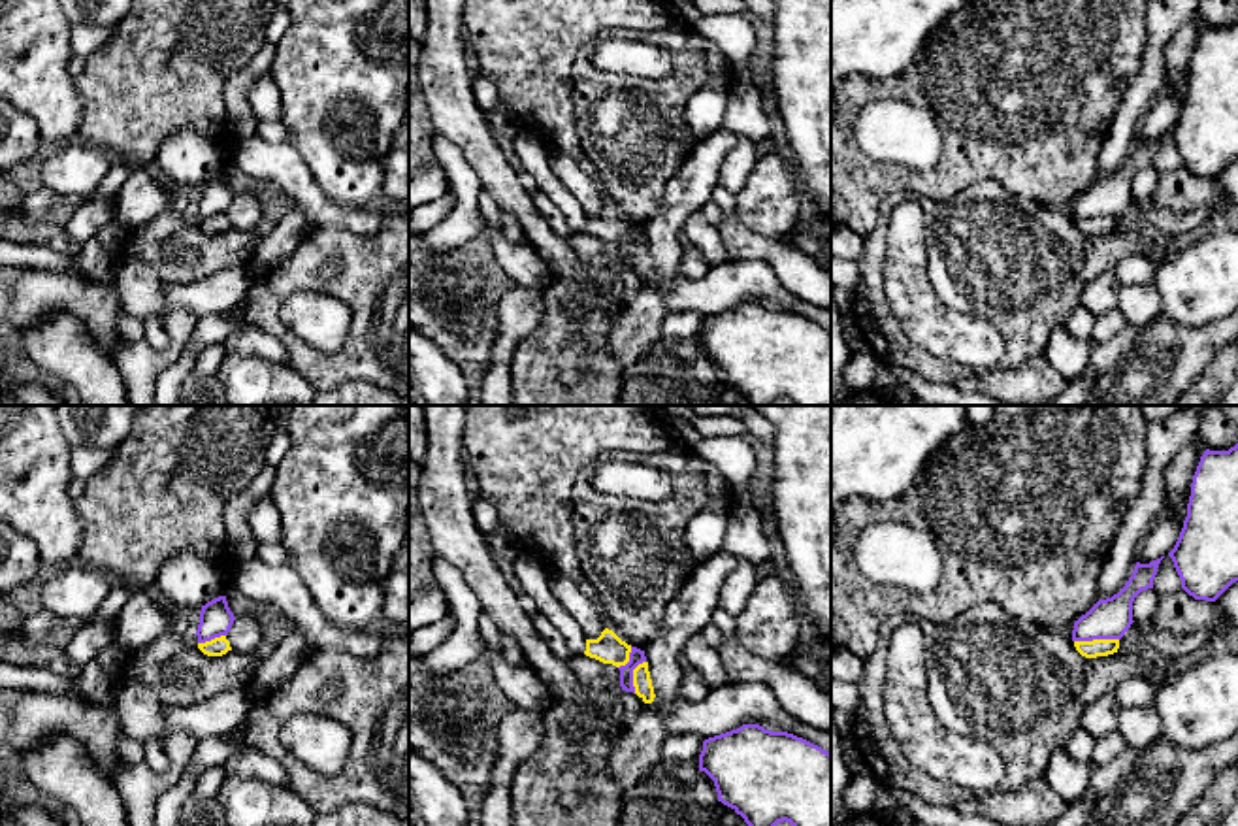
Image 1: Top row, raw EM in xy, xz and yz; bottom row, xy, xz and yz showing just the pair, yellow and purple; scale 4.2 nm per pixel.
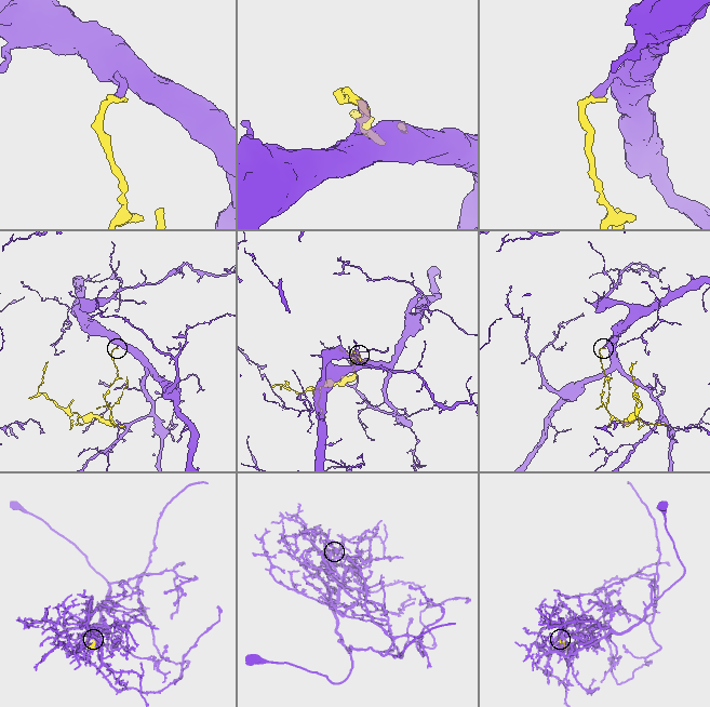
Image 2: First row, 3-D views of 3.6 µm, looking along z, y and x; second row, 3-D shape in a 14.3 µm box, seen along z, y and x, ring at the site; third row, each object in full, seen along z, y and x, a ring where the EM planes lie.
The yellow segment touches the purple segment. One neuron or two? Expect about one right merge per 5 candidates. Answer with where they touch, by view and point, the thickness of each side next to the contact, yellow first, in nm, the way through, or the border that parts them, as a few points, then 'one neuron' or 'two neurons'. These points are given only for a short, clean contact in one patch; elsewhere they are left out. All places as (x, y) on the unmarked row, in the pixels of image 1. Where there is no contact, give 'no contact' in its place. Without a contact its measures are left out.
yz (1095, 217) | 80/180 nm | along yz (1118, 215), (1075, 219) | two neurons

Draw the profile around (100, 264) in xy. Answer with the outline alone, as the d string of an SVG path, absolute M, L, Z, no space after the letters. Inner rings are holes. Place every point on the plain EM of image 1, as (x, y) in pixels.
M94 238L79 245L79 268L94 281L111 283L119 268L119 255L106 251Z

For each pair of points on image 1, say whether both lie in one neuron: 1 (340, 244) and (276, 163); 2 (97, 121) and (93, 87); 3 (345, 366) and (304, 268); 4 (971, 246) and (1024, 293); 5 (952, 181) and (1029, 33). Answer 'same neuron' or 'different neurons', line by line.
1: different neurons
2: same neuron
3: same neuron
4: same neuron
5: same neuron

